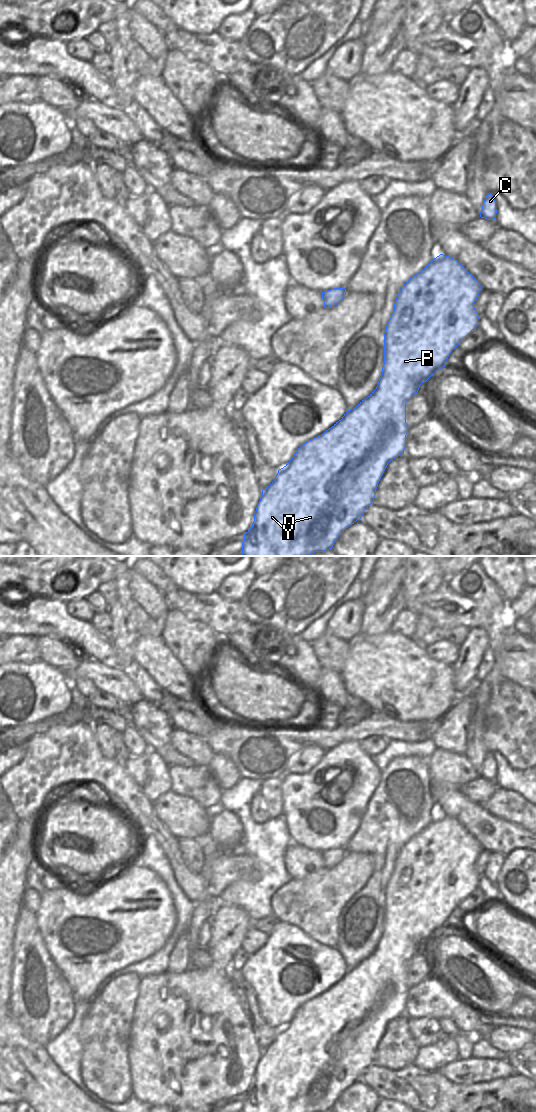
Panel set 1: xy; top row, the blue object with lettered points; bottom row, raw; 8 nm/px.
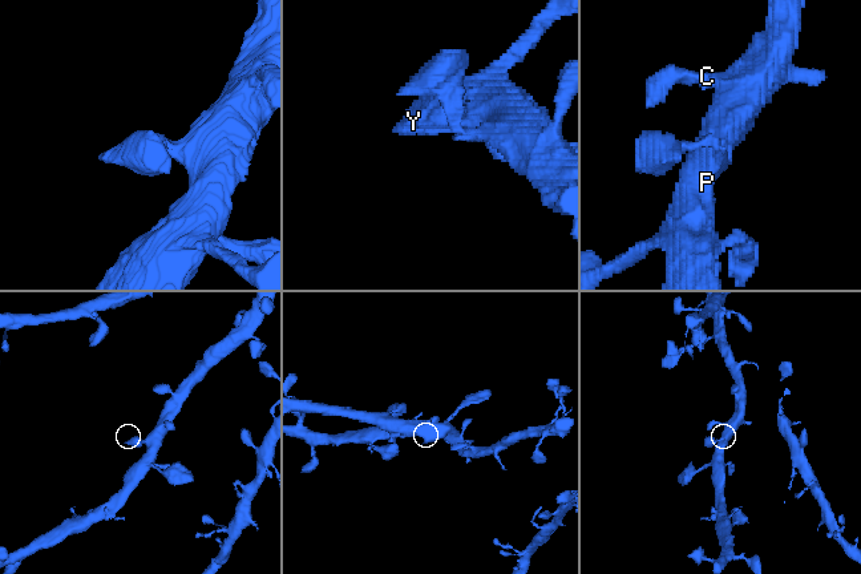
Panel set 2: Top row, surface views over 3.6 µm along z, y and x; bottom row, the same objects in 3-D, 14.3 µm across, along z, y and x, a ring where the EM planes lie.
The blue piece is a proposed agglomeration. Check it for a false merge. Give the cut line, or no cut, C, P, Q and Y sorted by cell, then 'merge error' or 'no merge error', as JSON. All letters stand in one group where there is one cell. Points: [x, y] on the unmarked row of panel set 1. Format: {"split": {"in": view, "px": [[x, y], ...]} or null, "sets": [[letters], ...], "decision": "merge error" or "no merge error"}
{"split": null, "sets": [["C", "P", "Q", "Y"]], "decision": "no merge error"}

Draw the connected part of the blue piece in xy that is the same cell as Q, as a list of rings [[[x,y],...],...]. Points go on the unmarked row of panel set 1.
[[[443,814],[434,818],[421,832],[404,844],[396,857],[394,871],[386,885],[384,893],[384,925],[376,949],[355,968],[348,970],[342,979],[331,988],[300,1006],[292,1019],[278,1030],[274,1041],[262,1050],[260,1061],[254,1073],[252,1087],[244,1094],[242,1112],[323,1112],[331,1109],[338,1097],[349,1086],[361,1079],[364,1071],[371,1064],[374,1064],[378,1043],[388,1023],[404,1014],[406,995],[409,988],[406,983],[406,963],[418,952],[422,943],[426,942],[439,929],[445,927],[450,913],[478,886],[480,876],[474,867],[474,863],[481,850],[482,847],[472,834],[467,832],[457,820]]]

